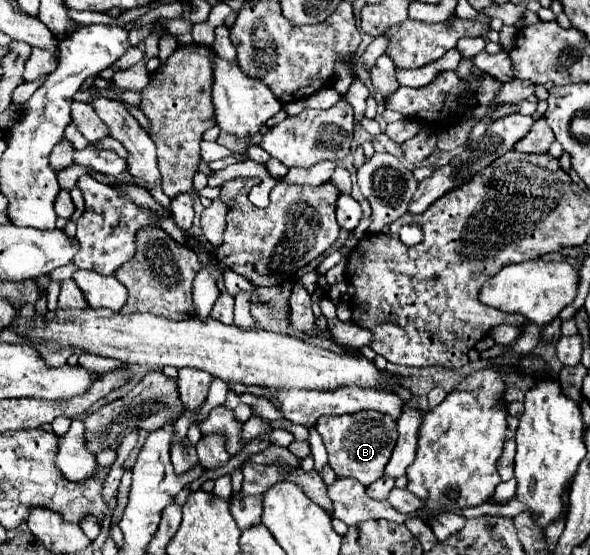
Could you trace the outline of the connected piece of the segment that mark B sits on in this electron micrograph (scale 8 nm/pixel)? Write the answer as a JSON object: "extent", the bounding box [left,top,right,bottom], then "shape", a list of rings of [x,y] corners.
{"extent":[316,411,398,487],"shape":[[[358,411],[352,415],[338,417],[322,417],[316,423],[316,431],[320,433],[324,447],[328,451],[328,463],[338,477],[350,477],[360,481],[364,487],[374,483],[384,475],[384,467],[392,455],[394,443],[398,439],[396,421],[378,411]]]}

